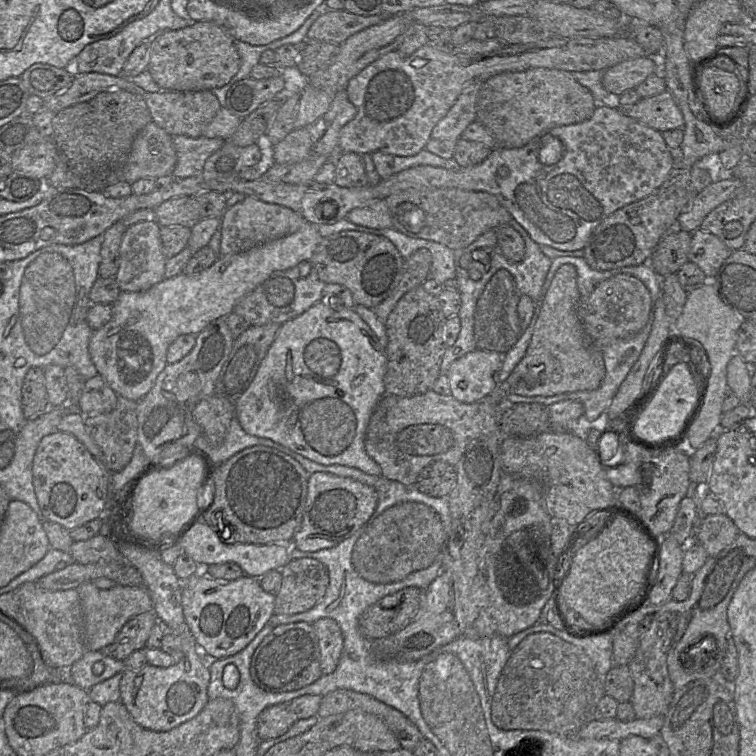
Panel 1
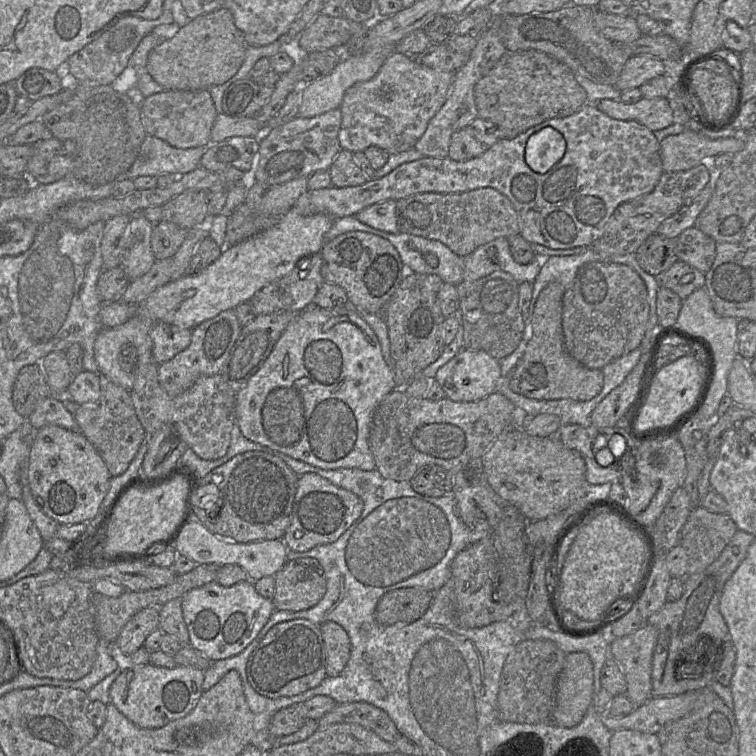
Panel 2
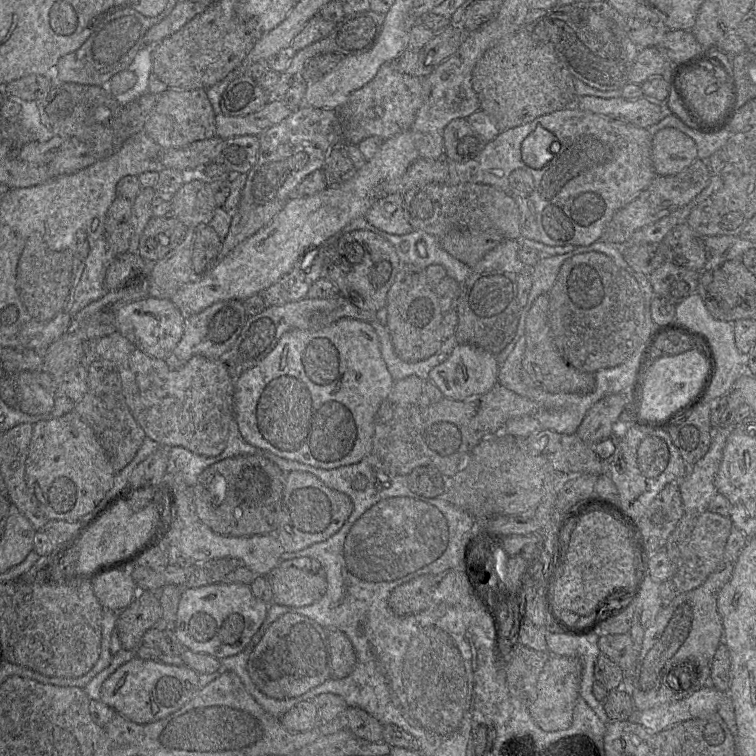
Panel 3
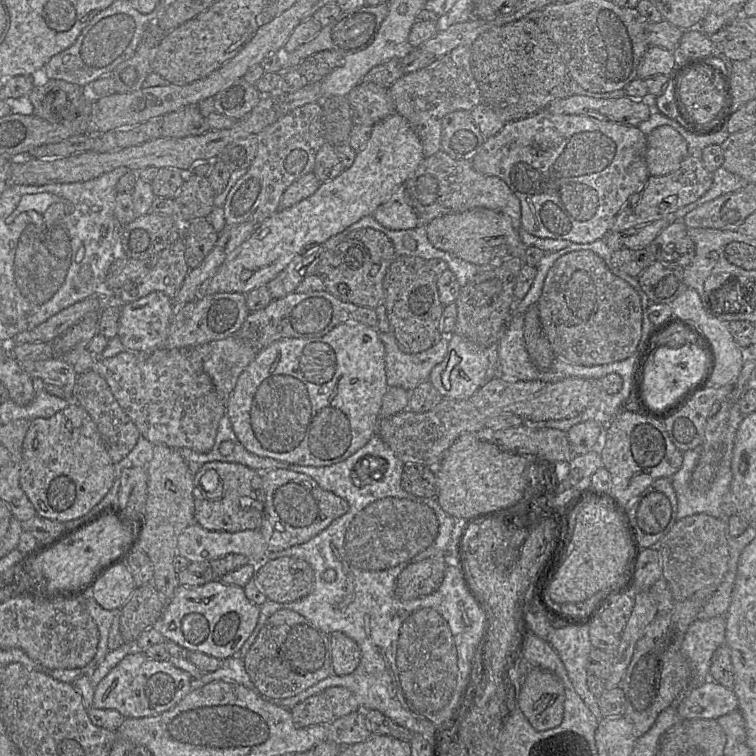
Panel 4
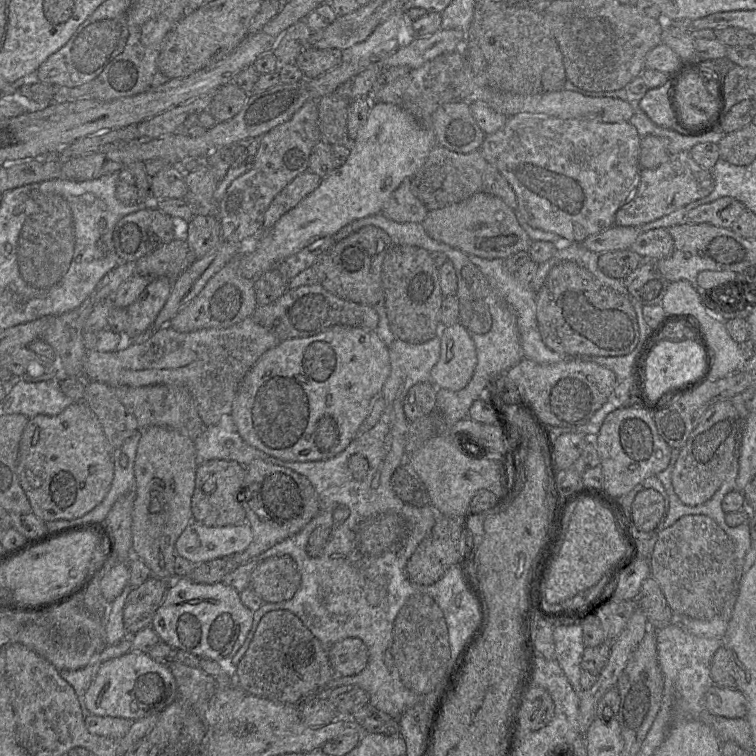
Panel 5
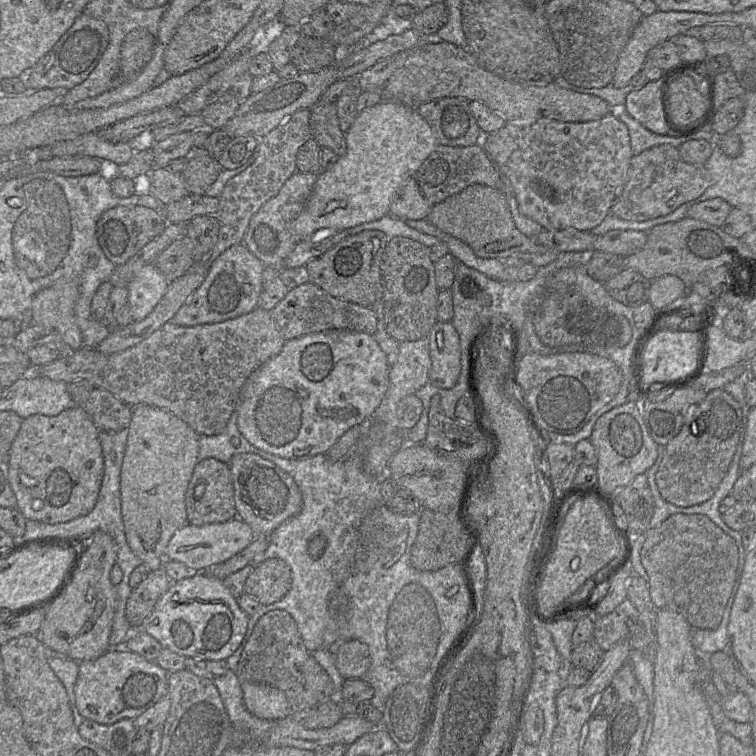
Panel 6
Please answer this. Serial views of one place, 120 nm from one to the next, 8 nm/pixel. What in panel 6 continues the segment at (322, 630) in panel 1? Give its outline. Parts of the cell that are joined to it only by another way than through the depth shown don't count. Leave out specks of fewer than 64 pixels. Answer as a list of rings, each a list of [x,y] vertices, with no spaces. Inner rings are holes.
[[[352,639],[335,647],[335,666],[344,679],[362,678],[371,666],[371,655],[367,644]]]

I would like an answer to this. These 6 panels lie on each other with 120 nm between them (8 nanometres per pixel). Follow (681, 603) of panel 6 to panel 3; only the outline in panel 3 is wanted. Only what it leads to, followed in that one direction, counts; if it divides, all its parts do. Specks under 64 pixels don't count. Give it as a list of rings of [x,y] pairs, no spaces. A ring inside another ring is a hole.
[[[708,510],[685,512],[665,545],[669,559],[675,564],[675,574],[671,579],[679,592],[687,592],[701,586],[715,571],[721,563],[732,526],[730,517]]]

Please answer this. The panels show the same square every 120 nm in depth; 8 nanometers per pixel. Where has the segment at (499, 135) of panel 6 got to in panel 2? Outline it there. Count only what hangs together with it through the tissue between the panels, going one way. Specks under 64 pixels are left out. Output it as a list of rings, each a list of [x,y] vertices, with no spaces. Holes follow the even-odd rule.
[[[586,103],[579,111],[576,113],[562,118],[552,118],[542,122],[539,125],[536,125],[524,133],[516,136],[512,139],[498,139],[496,143],[492,146],[487,147],[486,150],[475,158],[464,160],[464,161],[455,161],[447,157],[422,157],[418,160],[403,163],[396,167],[394,170],[382,177],[375,177],[373,179],[368,179],[365,183],[352,186],[352,187],[335,187],[330,186],[328,188],[318,189],[318,190],[307,190],[294,204],[292,207],[296,212],[303,216],[312,216],[315,214],[326,214],[332,218],[341,218],[345,216],[356,216],[358,212],[369,207],[371,205],[387,201],[387,200],[400,200],[407,198],[414,194],[425,193],[425,192],[435,192],[435,193],[461,193],[466,191],[471,191],[478,188],[493,188],[503,195],[505,195],[513,204],[519,220],[519,234],[529,243],[536,243],[544,245],[551,249],[570,249],[575,247],[590,247],[592,243],[598,238],[598,236],[603,231],[605,225],[609,221],[610,217],[614,213],[615,209],[627,201],[633,200],[637,197],[640,197],[644,194],[650,193],[654,190],[658,184],[662,174],[664,173],[662,160],[661,160],[661,151],[660,151],[660,142],[656,138],[654,132],[648,129],[646,126],[641,125],[635,121],[623,121],[616,120],[609,117],[607,114],[599,110],[595,104]],[[545,126],[552,128],[560,132],[565,141],[566,141],[566,151],[563,158],[550,170],[545,173],[536,173],[527,165],[525,161],[525,139],[527,135],[536,130],[536,127]]]

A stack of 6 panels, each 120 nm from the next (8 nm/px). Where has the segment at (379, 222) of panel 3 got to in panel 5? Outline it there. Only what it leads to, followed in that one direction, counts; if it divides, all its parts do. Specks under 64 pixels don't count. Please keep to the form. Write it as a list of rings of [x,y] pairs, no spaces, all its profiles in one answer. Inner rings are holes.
[[[405,179],[392,193],[381,214],[398,223],[422,223],[428,213],[426,207],[412,193],[410,179]]]

